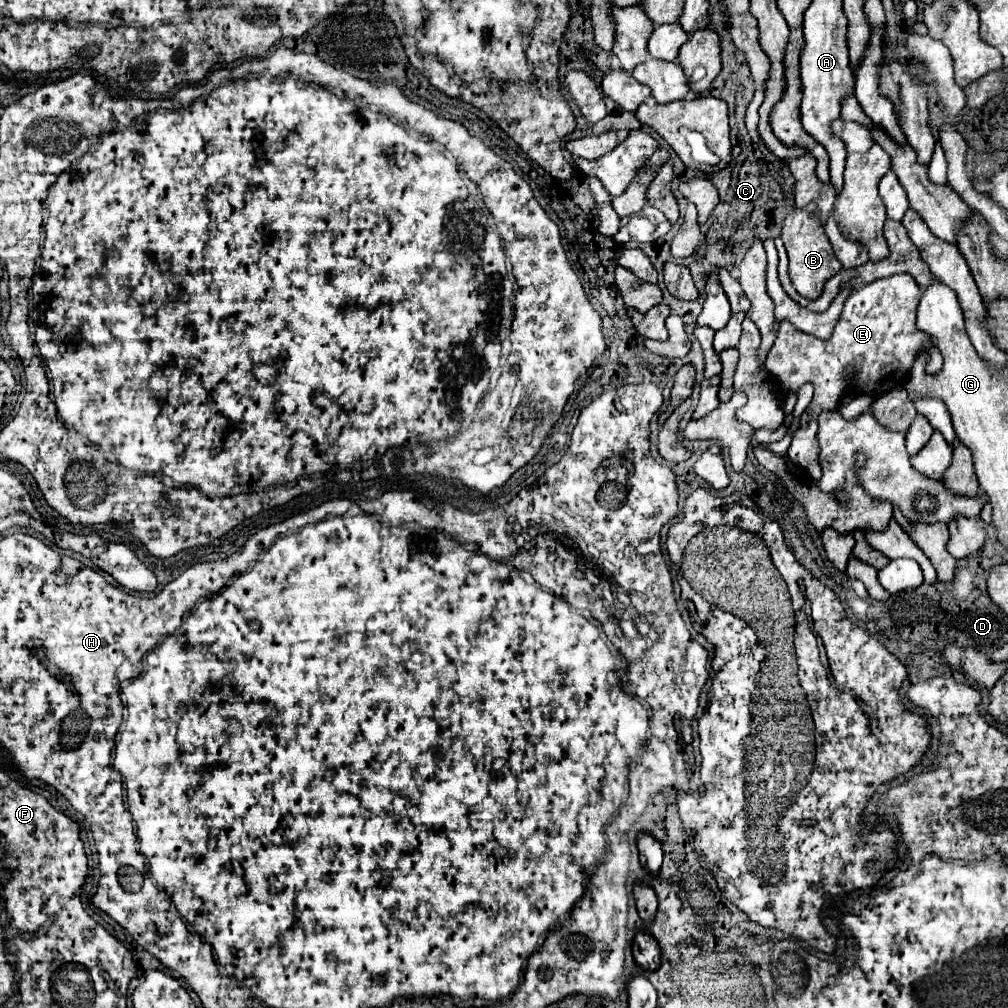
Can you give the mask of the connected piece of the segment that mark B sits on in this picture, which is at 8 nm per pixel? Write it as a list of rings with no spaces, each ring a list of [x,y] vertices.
[[[808,203],[802,209],[794,209],[786,217],[780,237],[788,251],[788,259],[790,259],[788,273],[790,273],[790,281],[794,285],[794,289],[806,299],[820,297],[824,283],[842,269],[840,261],[834,257],[834,249],[824,233],[824,225],[820,221],[820,209],[814,203]]]

